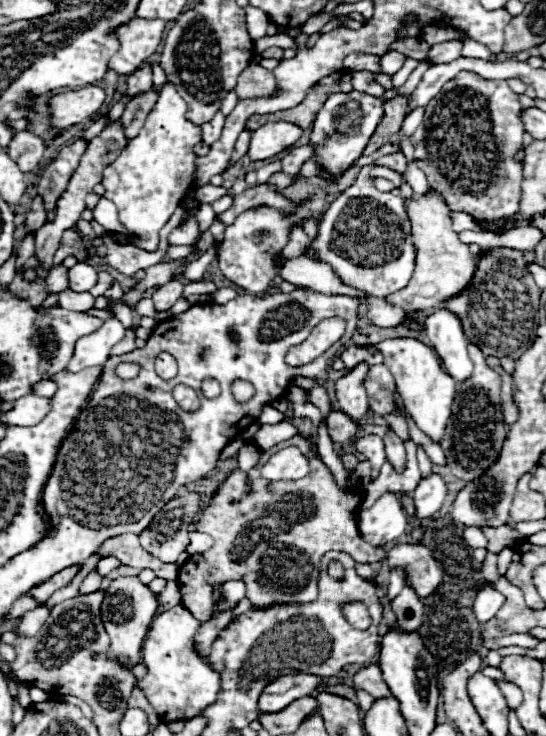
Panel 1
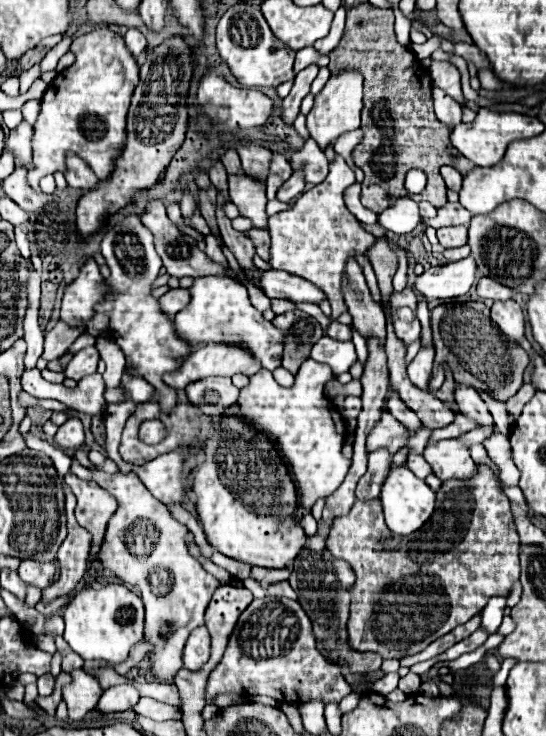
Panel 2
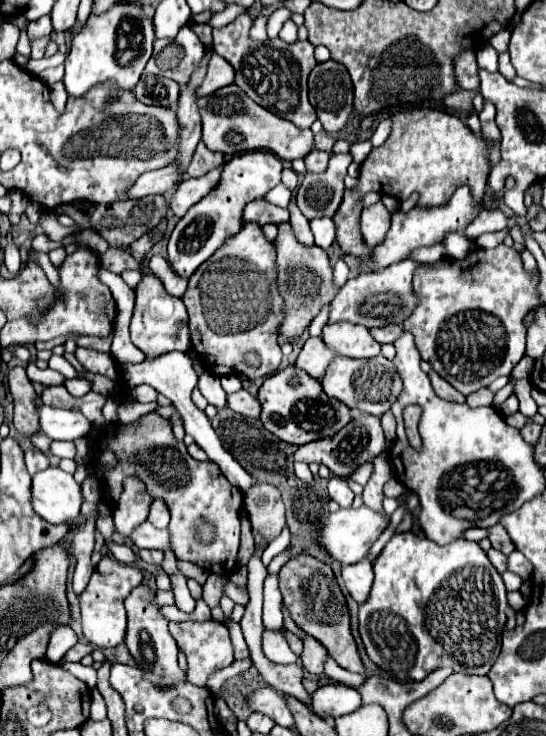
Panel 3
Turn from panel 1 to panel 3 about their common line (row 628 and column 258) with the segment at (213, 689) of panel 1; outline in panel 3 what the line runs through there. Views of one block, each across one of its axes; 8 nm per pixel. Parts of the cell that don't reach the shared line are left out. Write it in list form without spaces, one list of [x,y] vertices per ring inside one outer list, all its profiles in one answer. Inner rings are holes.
[[[250,150],[240,156],[230,158],[220,174],[218,186],[206,194],[198,204],[194,204],[184,218],[178,220],[176,228],[168,240],[168,260],[174,272],[182,278],[190,278],[194,270],[206,262],[226,238],[236,236],[242,228],[242,212],[244,206],[254,200],[266,196],[276,184],[280,184],[282,160],[268,150]]]

